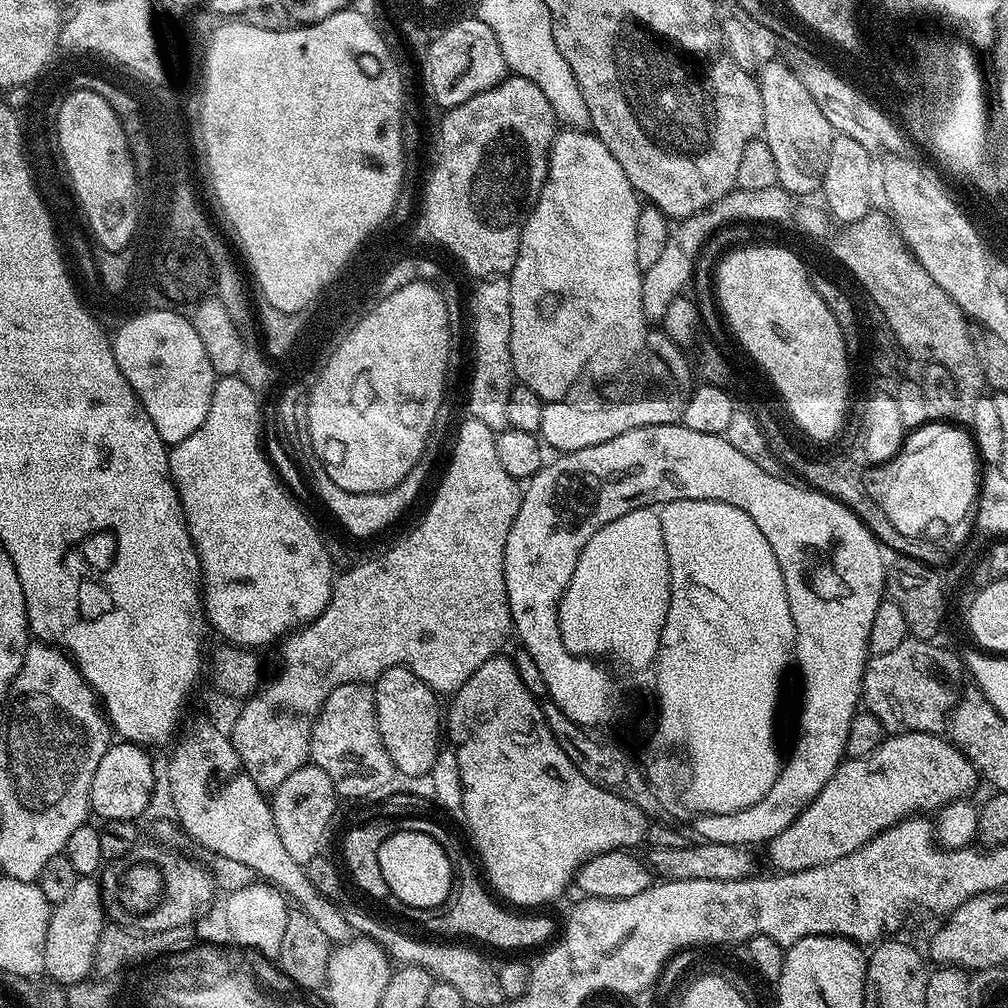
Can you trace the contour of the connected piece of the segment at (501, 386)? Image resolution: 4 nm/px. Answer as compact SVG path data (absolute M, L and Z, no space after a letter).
M507 275L479 281L472 292L472 385L468 388L471 419L486 422L493 430L508 427L506 398L514 387L510 354L510 282Z

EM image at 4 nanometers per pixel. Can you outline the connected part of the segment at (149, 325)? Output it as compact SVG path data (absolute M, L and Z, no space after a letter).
M164 313L144 316L138 320L126 322L124 330L116 330L110 343L114 350L114 358L118 362L118 370L130 382L134 394L140 399L140 405L150 414L150 422L154 422L154 430L171 446L182 442L182 438L190 438L202 422L206 422L206 414L210 414L210 402L217 382L216 371L210 366L210 358L206 358L206 349L198 338L198 330L194 330L191 319L179 318Z

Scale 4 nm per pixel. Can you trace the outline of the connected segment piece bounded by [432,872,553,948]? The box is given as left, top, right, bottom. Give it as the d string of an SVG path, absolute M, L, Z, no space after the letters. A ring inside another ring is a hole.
M464 872L461 876L459 873L458 880L454 886L454 895L450 900L452 916L444 911L436 914L441 914L441 916L436 916L432 920L434 931L440 932L443 928L448 928L452 924L453 930L458 935L473 936L474 939L481 940L482 943L489 944L492 948L536 948L539 944L545 943L544 945L547 945L553 939L552 920L550 917L532 916L536 914L519 916L516 913L519 911L509 910L503 903L500 903L501 905L495 904L492 901L493 893L487 887L484 887L485 889L476 888L476 876L472 872ZM507 910L512 912L507 912Z

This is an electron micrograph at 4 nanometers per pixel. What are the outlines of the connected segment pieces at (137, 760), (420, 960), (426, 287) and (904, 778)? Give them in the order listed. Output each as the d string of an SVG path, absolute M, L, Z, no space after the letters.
M113 742L109 744L98 770L94 770L94 782L90 786L91 811L101 816L101 821L135 820L148 808L152 800L152 791L156 788L156 772L152 769L152 760L145 749L138 744Z
M360 912L347 913L346 919L353 929L356 928L361 937L380 944L389 953L397 965L413 964L425 968L436 980L450 982L462 994L465 1005L472 1004L500 1004L505 1003L502 994L502 982L498 982L498 968L491 964L480 952L472 948L459 948L456 944L431 944L428 940L415 940L404 932L395 932L388 924L379 924L372 916L363 916Z
M415 281L412 284L402 286L401 289L394 290L388 297L378 301L358 323L341 338L341 342L331 349L327 360L320 368L320 372L315 375L314 381L310 384L308 393L308 424L309 424L309 442L312 445L312 451L315 459L319 461L330 476L330 482L334 486L342 486L342 490L353 492L354 494L370 494L371 492L385 492L414 466L425 459L424 447L428 444L428 435L432 432L432 427L436 424L436 415L440 412L440 403L444 400L444 379L448 376L448 351L452 348L452 336L450 325L447 318L446 302L444 301L444 292L435 288L436 284L432 282L424 283Z
M901 732L889 735L878 746L878 750L874 750L874 754L857 760L848 758L838 765L830 782L822 786L819 794L804 807L802 814L788 821L788 825L774 839L768 841L768 860L780 874L805 872L807 868L817 868L826 862L834 862L846 854L854 854L854 850L866 846L866 842L870 842L899 820L907 820L909 816L917 814L932 814L950 802L971 797L971 792L976 788L976 780L978 781L976 767L955 748L951 739L934 732Z

